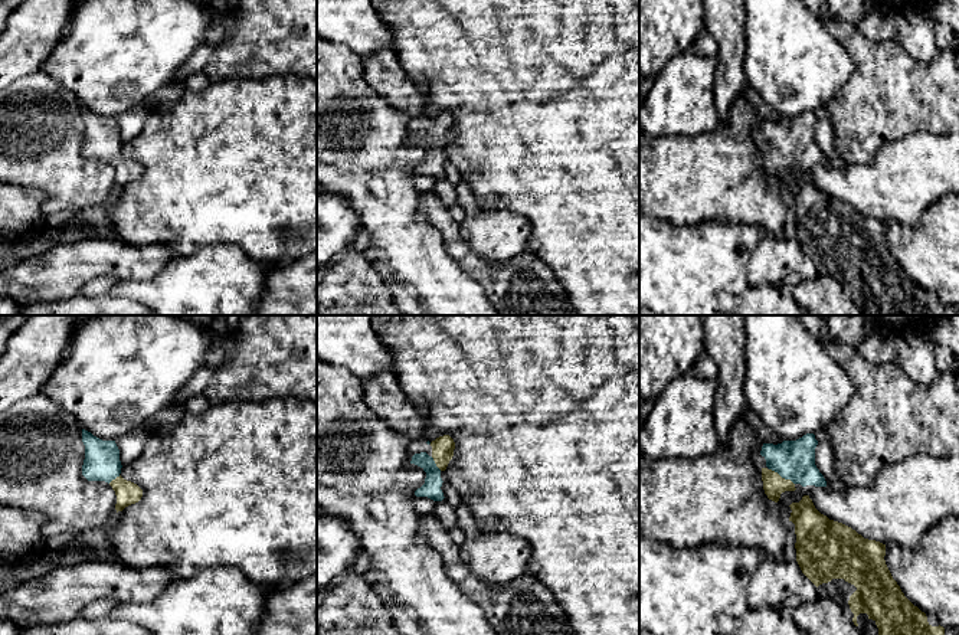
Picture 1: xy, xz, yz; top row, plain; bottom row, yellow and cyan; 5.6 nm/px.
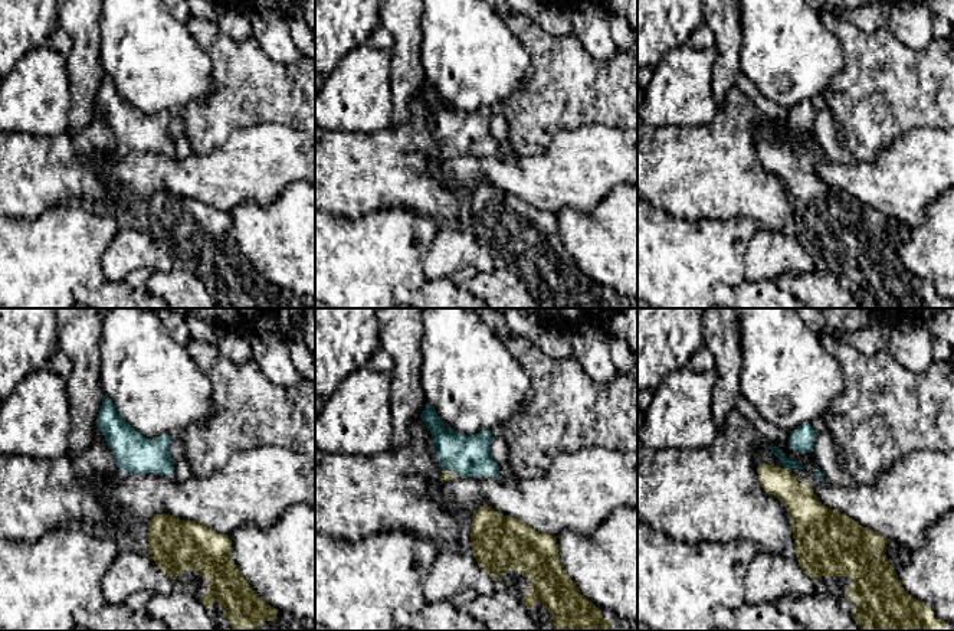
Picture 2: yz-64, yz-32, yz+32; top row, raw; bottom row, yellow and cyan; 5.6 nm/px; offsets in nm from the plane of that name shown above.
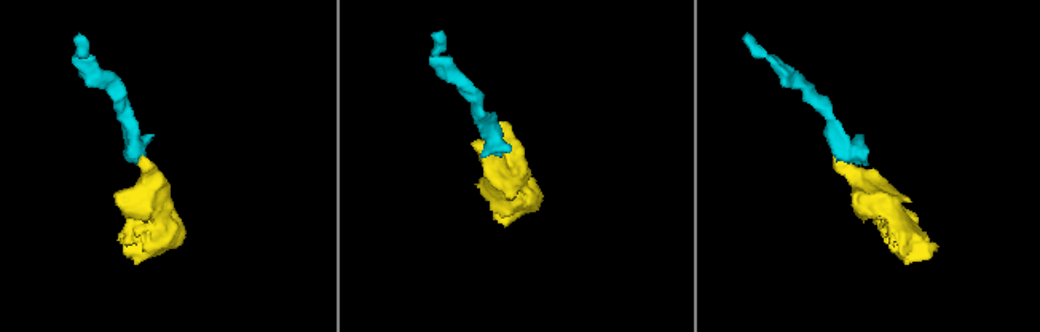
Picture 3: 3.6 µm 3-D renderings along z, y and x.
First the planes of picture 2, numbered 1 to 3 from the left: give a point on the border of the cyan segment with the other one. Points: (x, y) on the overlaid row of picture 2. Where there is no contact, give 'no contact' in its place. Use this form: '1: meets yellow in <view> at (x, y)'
1: no contact
2: meets yellow in yz-32 at (458, 474)
3: meets yellow in yz+32 at (786, 468)

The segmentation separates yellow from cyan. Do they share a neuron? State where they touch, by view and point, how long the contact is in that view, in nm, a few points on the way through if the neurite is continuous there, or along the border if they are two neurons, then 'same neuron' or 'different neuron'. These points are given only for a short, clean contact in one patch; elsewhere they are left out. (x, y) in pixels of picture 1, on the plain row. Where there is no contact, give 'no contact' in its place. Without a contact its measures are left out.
yz (781, 154) | 170 nm | across yz (773, 161), (781, 154), (792, 137) | same neuron

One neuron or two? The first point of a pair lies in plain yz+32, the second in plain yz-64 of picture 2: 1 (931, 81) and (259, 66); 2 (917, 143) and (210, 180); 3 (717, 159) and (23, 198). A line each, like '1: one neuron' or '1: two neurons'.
1: one neuron
2: one neuron
3: one neuron

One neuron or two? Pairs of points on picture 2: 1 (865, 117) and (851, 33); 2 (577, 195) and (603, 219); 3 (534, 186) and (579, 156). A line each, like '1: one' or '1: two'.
1: one
2: two
3: one

